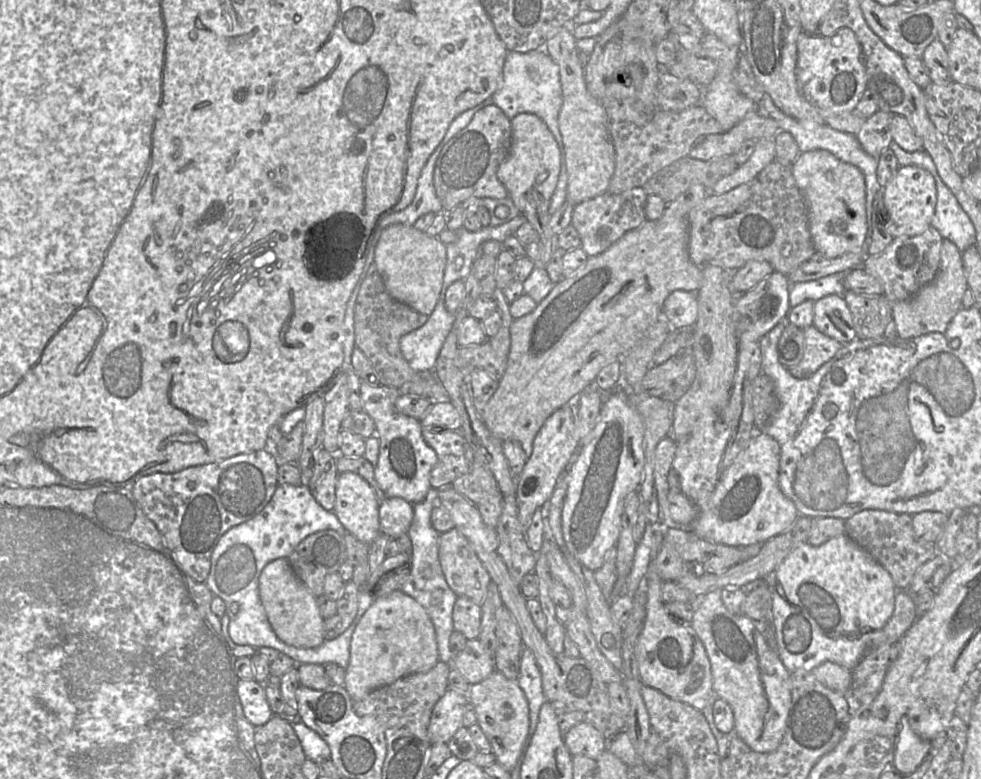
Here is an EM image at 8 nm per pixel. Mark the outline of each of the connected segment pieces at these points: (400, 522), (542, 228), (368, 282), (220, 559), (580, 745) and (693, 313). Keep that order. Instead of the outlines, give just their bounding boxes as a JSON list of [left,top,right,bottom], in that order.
[[379,497,413,539],[497,113,565,268],[354,263,434,389],[204,484,359,668],[563,721,608,760],[662,290,698,329]]

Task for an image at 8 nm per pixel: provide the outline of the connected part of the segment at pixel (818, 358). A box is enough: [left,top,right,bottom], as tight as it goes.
[789,324,842,379]

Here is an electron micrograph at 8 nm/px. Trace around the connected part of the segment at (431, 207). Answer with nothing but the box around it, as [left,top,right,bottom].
[372,142,443,248]

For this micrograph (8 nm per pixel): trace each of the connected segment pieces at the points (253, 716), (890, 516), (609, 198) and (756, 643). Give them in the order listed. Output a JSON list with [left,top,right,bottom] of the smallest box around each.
[[236,679,274,727],[845,509,938,589],[571,187,648,257],[691,589,791,753]]

